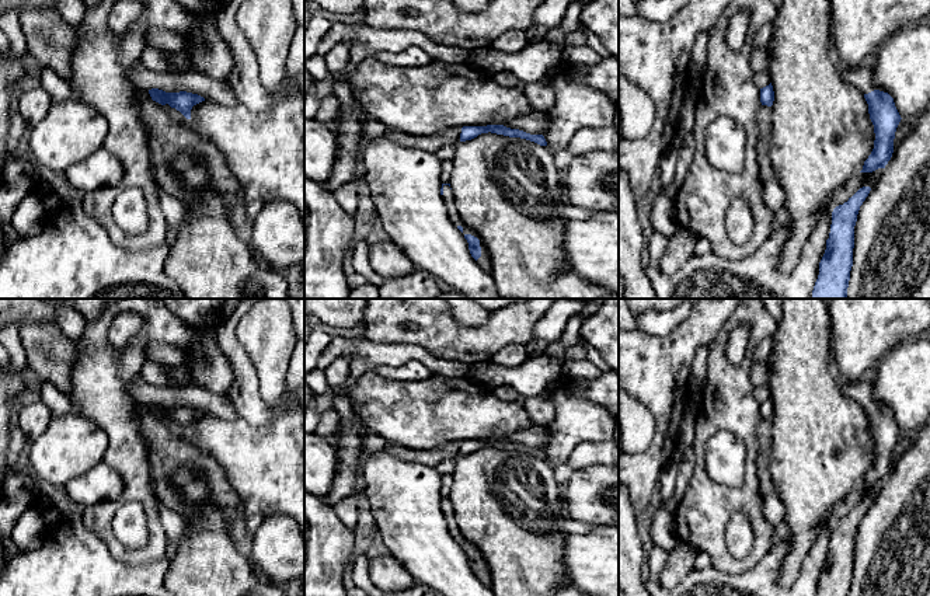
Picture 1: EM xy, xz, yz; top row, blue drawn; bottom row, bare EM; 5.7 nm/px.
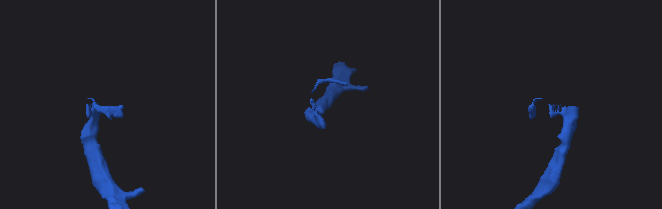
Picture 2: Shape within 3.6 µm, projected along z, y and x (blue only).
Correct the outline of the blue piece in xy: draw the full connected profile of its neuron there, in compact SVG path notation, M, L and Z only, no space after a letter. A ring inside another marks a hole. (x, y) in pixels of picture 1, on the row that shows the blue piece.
M159 88L149 90L149 94L153 101L166 105L168 104L171 108L180 111L187 119L191 119L191 109L194 105L205 101L203 97L187 91L180 93L166 93Z

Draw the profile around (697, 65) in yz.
M700 32L693 45L689 65L689 76L701 79L707 66L708 32Z

